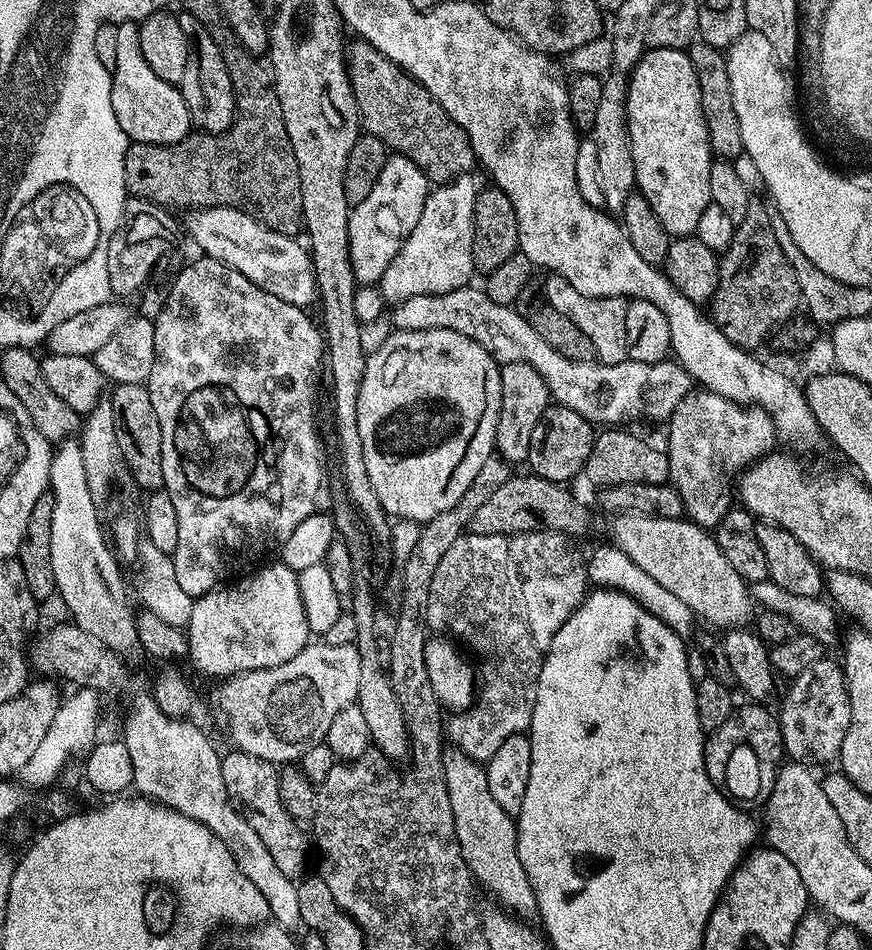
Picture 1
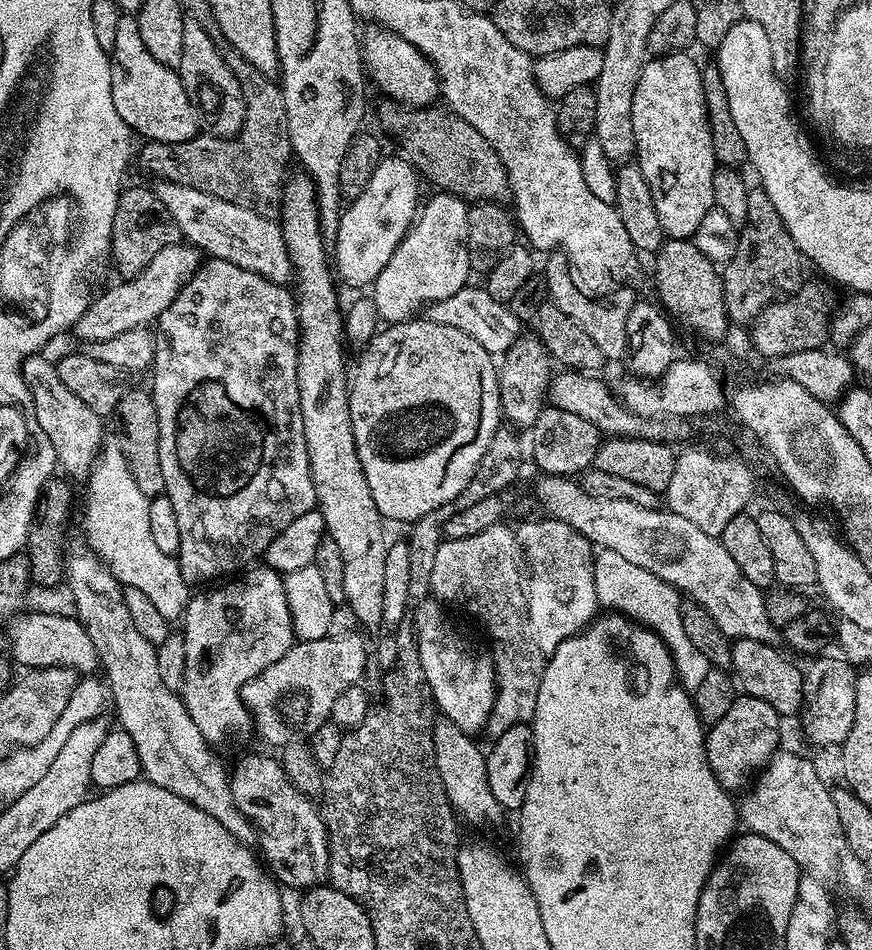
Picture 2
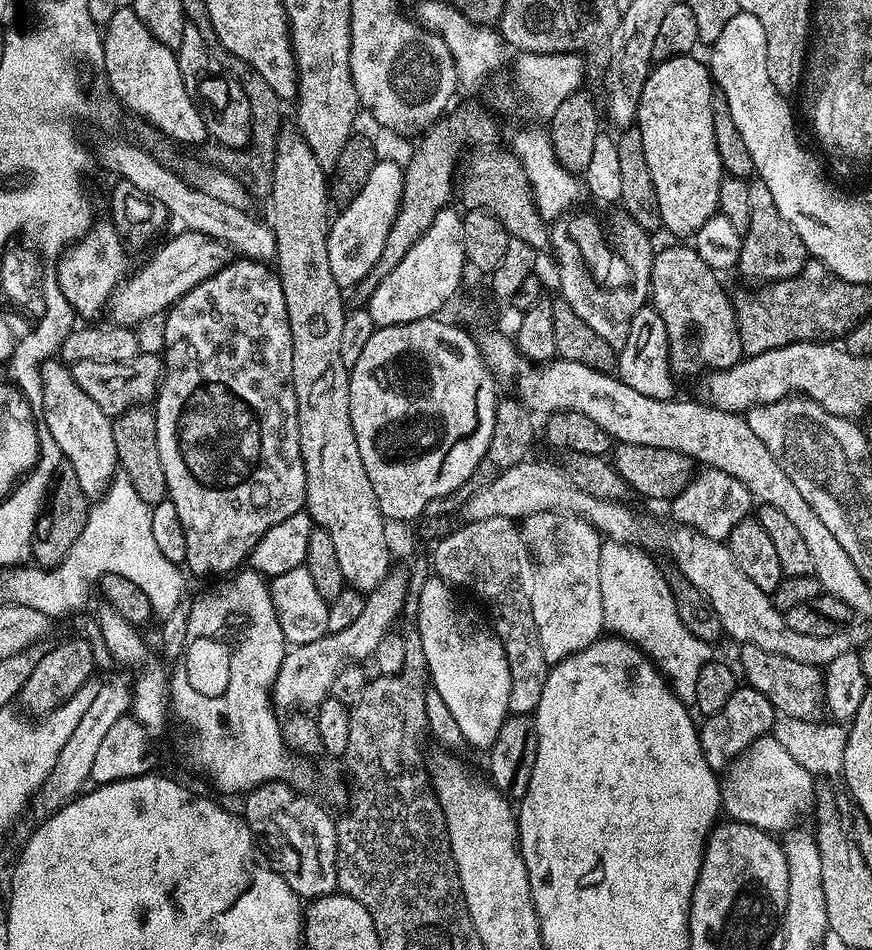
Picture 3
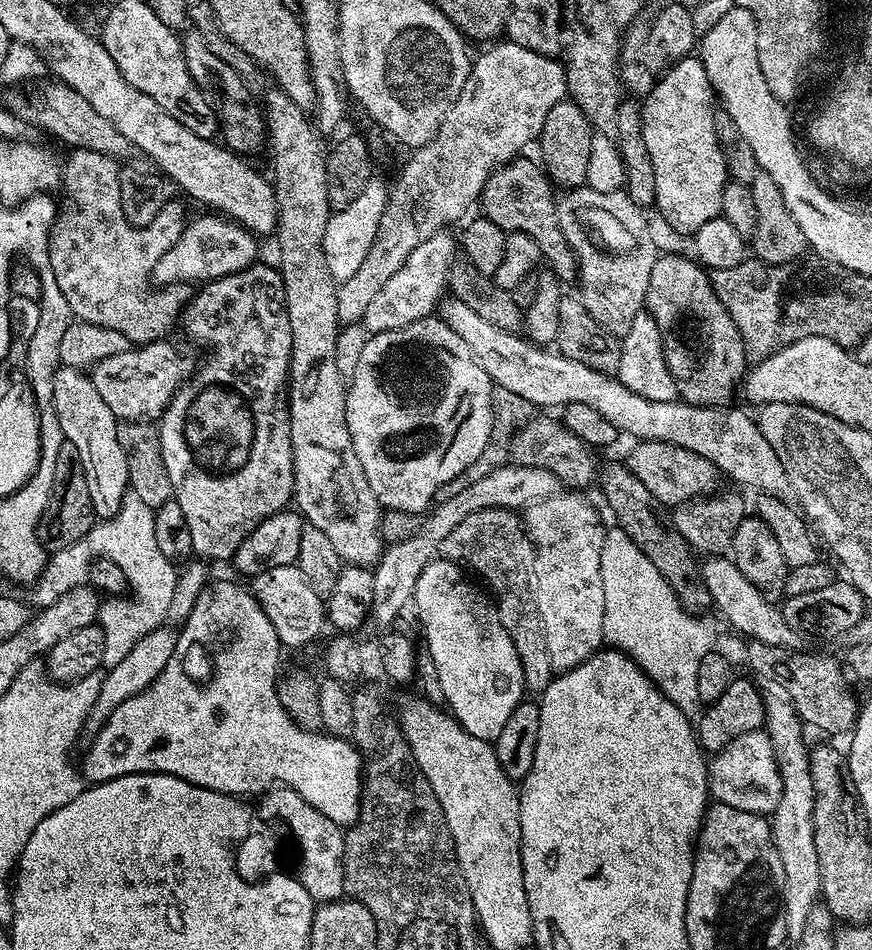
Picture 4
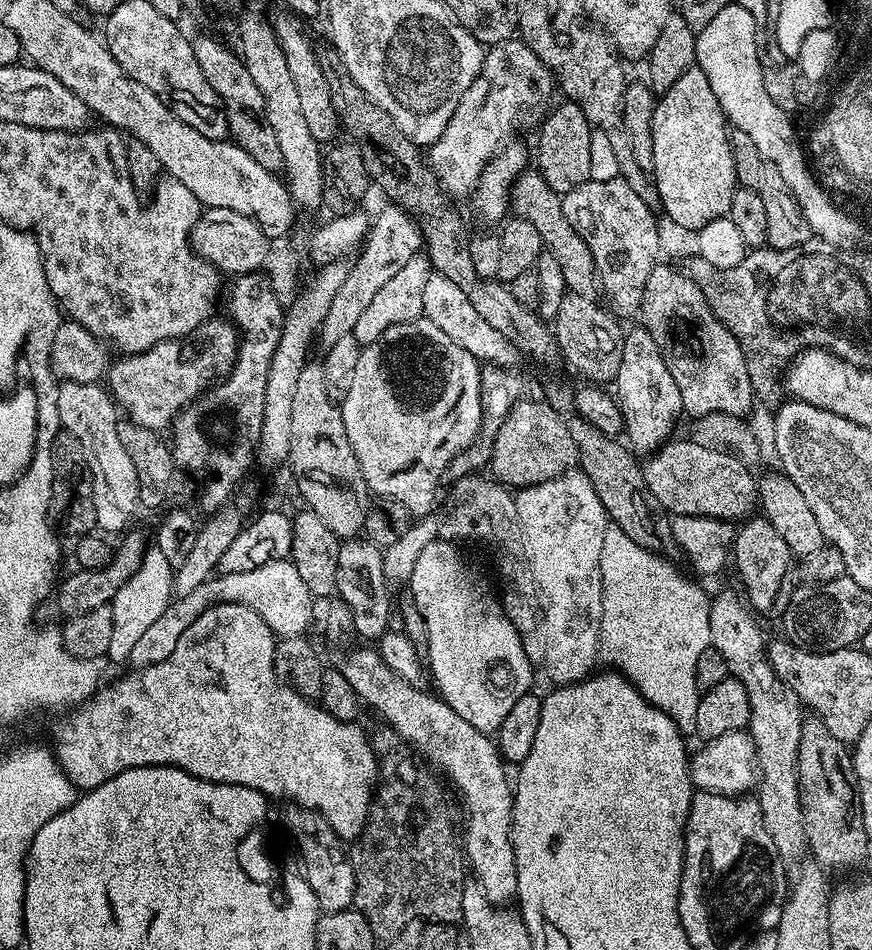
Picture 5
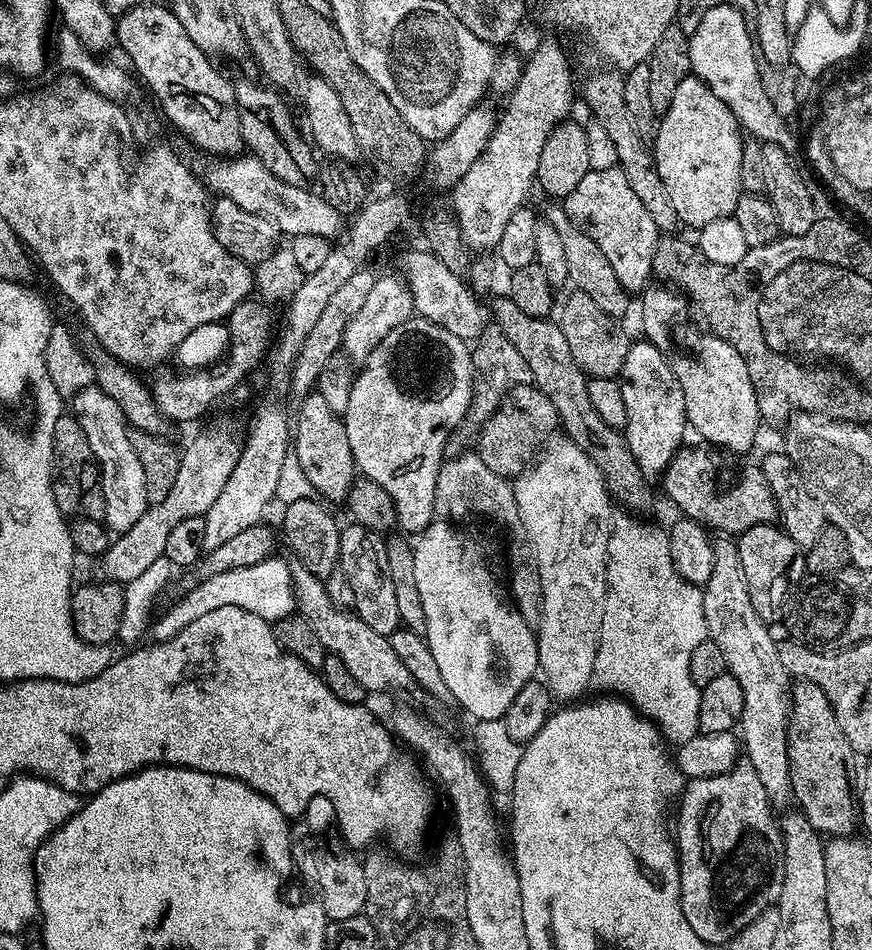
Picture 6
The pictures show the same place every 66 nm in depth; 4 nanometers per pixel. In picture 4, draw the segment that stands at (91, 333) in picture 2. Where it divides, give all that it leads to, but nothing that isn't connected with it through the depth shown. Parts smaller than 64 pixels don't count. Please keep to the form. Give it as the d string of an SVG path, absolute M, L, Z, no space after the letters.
M204 214L201 220L185 223L182 234L178 240L158 260L152 271L153 281L160 286L169 284L194 282L207 282L218 277L226 277L232 273L248 269L257 263L258 244L257 237L235 222L229 222L216 214Z

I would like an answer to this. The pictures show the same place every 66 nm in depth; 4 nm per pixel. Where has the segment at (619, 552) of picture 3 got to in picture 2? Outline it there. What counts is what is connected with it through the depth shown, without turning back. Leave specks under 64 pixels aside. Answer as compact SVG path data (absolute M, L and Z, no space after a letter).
M601 548L594 556L594 590L596 591L596 602L601 609L611 610L613 613L626 616L629 620L635 620L643 628L650 629L654 634L658 634L664 639L664 644L672 652L672 661L676 667L676 679L689 694L698 690L698 685L706 679L706 674L713 668L711 662L707 660L705 654L696 650L690 644L690 639L686 638L684 627L682 627L682 618L680 617L681 593L676 591L671 585L657 574L650 570L636 566L629 559L622 558L612 549Z

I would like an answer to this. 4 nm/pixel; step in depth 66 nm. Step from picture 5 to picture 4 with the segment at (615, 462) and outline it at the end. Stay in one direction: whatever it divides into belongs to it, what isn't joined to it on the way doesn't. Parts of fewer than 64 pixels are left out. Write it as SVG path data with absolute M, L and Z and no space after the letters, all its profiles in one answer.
M623 463L608 464L605 468L603 465L598 476L599 488L609 510L616 515L615 523L636 543L638 550L646 554L650 562L654 562L658 574L662 574L662 578L670 582L670 590L674 590L680 605L691 615L698 617L703 617L708 611L712 612L713 598L703 582L701 565L682 534L678 534L678 530L672 525L671 515L666 511L665 505L659 504L654 494L650 494L650 490L646 490L646 486L642 486L642 482L638 482L638 478L634 478L634 474Z

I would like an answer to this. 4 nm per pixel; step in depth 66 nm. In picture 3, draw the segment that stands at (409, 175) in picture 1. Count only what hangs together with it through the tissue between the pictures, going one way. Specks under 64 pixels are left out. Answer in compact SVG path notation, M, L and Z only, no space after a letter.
M377 159L364 189L343 205L329 223L326 254L330 254L330 274L334 274L334 282L338 282L341 290L355 289L370 274L378 258L382 258L386 234L390 234L390 226L394 226L394 218L400 209L403 185L403 167L392 160Z

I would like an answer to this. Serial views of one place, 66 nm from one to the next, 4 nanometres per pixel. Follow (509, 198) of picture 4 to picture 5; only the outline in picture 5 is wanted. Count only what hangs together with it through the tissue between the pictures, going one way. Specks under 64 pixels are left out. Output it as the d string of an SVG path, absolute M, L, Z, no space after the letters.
M525 170L512 185L510 208L515 215L534 222L538 234L542 234L545 249L552 252L554 258L558 258L558 266L562 266L562 278L566 278L568 291L591 293L596 276L596 261L592 259L590 246L574 230L574 226L566 222L566 214L562 210L561 193L550 190L550 186L546 186L546 178L542 178L540 172Z

